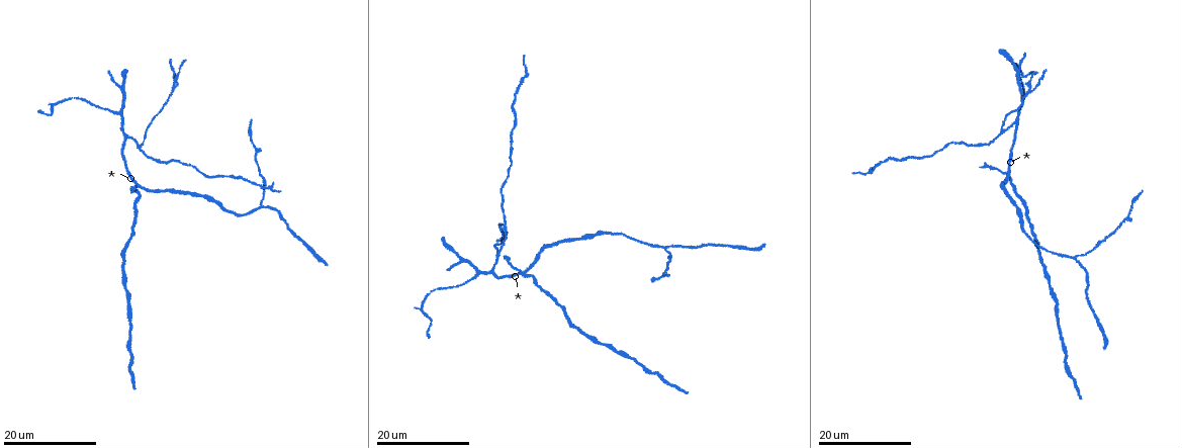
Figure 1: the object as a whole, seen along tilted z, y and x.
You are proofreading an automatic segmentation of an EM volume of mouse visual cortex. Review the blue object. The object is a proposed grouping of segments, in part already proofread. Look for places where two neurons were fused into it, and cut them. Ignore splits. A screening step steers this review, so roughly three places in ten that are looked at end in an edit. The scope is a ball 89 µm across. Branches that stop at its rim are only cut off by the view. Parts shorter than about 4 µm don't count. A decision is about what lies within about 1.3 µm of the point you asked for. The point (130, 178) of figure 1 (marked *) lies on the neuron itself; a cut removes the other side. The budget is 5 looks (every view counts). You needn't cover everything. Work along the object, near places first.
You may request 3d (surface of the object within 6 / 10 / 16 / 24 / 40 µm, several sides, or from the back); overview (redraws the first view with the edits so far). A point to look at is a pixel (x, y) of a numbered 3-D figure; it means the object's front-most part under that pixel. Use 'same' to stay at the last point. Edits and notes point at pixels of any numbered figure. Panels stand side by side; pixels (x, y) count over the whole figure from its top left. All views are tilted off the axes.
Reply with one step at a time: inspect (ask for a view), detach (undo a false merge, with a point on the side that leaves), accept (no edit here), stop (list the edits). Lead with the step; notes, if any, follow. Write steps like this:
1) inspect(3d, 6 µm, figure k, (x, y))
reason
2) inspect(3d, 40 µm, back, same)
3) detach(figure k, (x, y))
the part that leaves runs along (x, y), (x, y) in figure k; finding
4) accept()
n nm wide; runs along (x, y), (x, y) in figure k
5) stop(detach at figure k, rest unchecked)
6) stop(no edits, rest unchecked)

inspect(3d, 16 µm, figure 1, (117, 113))
three-way junction

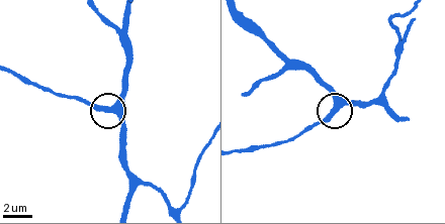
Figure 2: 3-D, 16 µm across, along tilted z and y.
inspect(3d, 10 µm, figure 2, (110, 110))

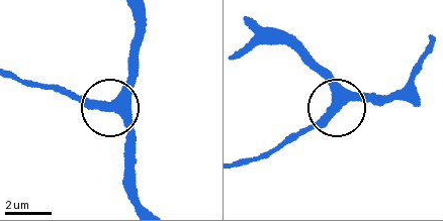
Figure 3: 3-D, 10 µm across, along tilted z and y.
accept()
370 nm wide; runs along (139, 203), (130, 124), (115, 106), (131, 71) in figure 3; all the same neuron

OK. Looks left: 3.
inspect(3d, 24 µm, figure 1, (522, 273))
four-way junction

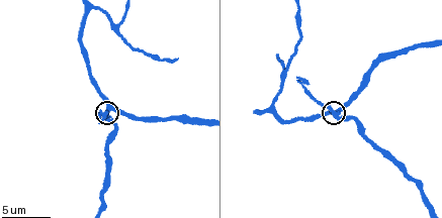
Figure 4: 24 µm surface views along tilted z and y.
inspect(3d, 10 µm, figure 4, (109, 109))

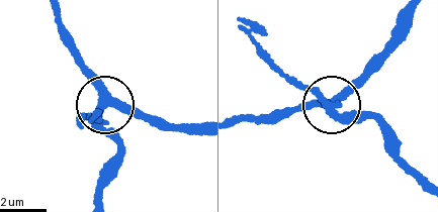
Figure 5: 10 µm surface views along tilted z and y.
inspect(3d, 10 µm, back, figure 5, (105, 106))

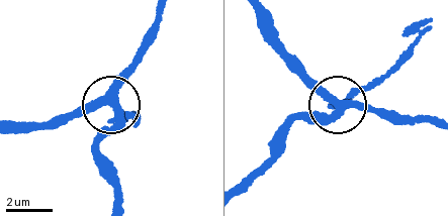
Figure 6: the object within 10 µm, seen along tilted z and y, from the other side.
detach(figure 6, (360, 89))
370 nm wide; the part that leaves runs along (337, 113), (397, 62), (416, 30), (432, 20) in figure 6; two neurons meet here

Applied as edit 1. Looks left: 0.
stop(detach at figure 6, rest unchecked)

